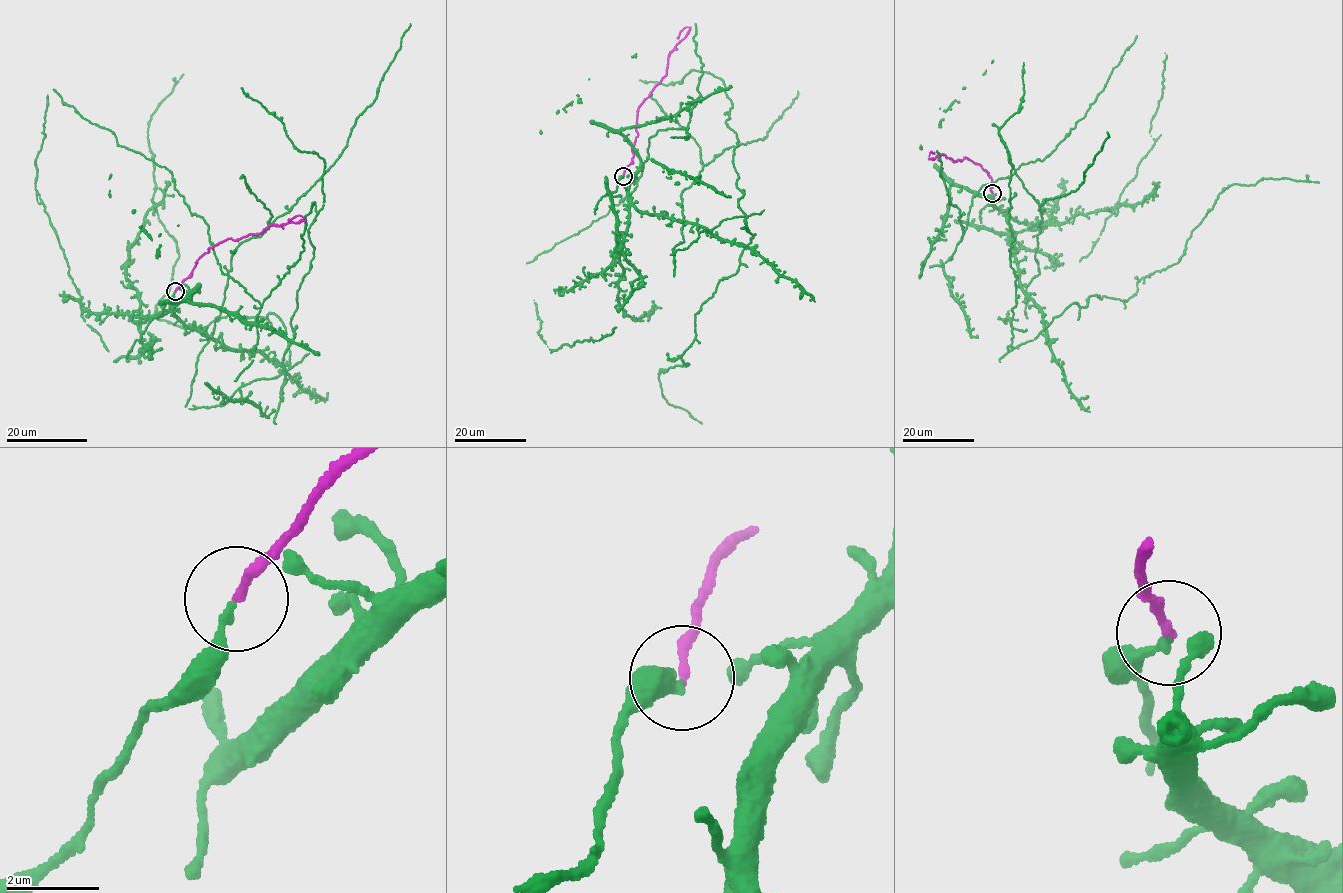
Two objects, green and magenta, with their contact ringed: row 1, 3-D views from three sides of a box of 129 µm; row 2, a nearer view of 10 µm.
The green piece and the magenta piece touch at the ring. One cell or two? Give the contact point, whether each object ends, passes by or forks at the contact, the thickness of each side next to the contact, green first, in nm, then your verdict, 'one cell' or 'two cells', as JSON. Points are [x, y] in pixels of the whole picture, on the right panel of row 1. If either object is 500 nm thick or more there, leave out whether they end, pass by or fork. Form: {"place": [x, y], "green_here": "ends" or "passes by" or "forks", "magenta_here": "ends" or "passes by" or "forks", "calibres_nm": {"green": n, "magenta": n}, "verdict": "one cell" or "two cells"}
{"place": [992, 193], "green_here": "passes by", "magenta_here": "ends", "calibres_nm": {"green": 120, "magenta": 180}, "verdict": "one cell"}

